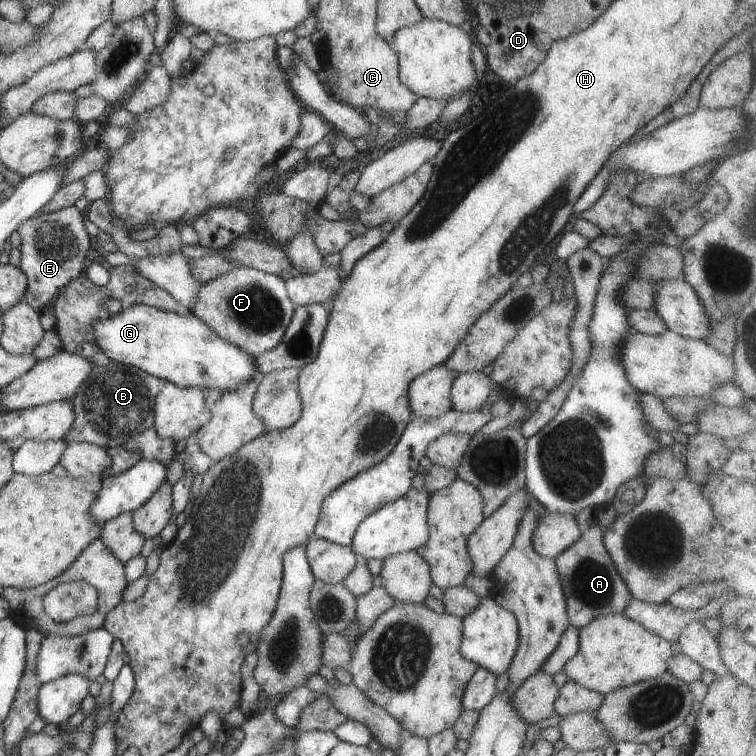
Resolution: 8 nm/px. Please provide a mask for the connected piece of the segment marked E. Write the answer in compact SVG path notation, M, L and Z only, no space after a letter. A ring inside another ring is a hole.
M73 205L46 215L38 212L17 228L22 240L19 268L27 278L24 301L36 311L51 304L58 292L84 271L86 258L92 255L85 220L86 212L80 212Z

